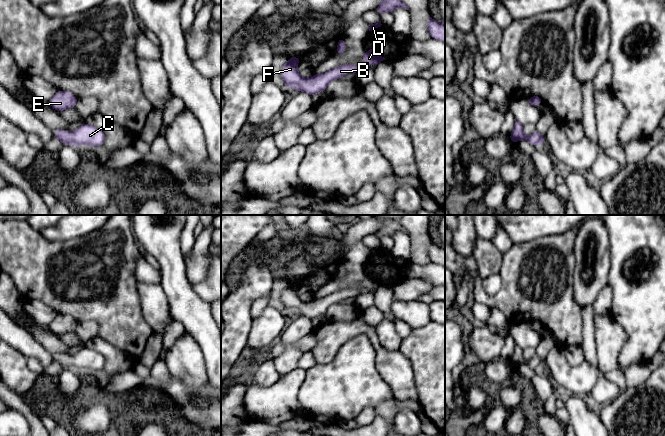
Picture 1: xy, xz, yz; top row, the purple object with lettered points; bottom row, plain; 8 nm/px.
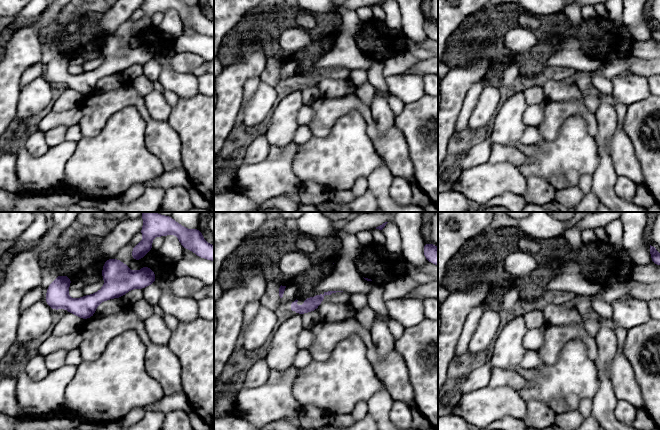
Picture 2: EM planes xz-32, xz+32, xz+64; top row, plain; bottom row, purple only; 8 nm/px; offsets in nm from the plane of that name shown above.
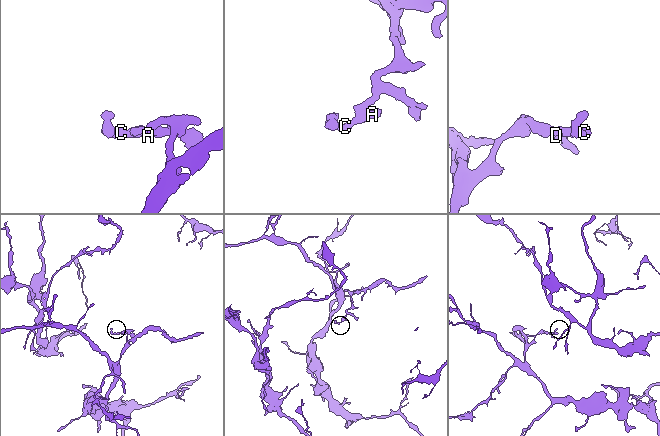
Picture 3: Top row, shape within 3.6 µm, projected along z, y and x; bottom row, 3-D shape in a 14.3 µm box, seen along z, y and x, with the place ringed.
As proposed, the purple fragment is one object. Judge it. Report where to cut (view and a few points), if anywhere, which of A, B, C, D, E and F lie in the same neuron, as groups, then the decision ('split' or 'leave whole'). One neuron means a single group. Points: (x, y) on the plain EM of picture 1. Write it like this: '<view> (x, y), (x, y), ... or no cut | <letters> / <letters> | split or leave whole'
no cut | A B C D E F | leave whole

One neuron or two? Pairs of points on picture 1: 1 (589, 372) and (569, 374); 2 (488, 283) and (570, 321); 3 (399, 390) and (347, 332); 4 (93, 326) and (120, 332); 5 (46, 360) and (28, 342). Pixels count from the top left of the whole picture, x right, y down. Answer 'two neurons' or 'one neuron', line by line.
1: one neuron
2: two neurons
3: one neuron
4: two neurons
5: one neuron

